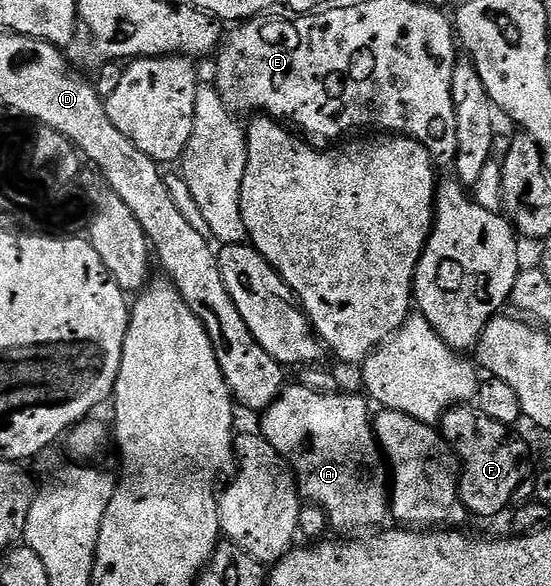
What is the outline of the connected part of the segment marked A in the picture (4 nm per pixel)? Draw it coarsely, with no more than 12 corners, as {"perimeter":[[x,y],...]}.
{"perimeter":[[286,385],[259,433],[341,536],[390,517],[370,403]]}

